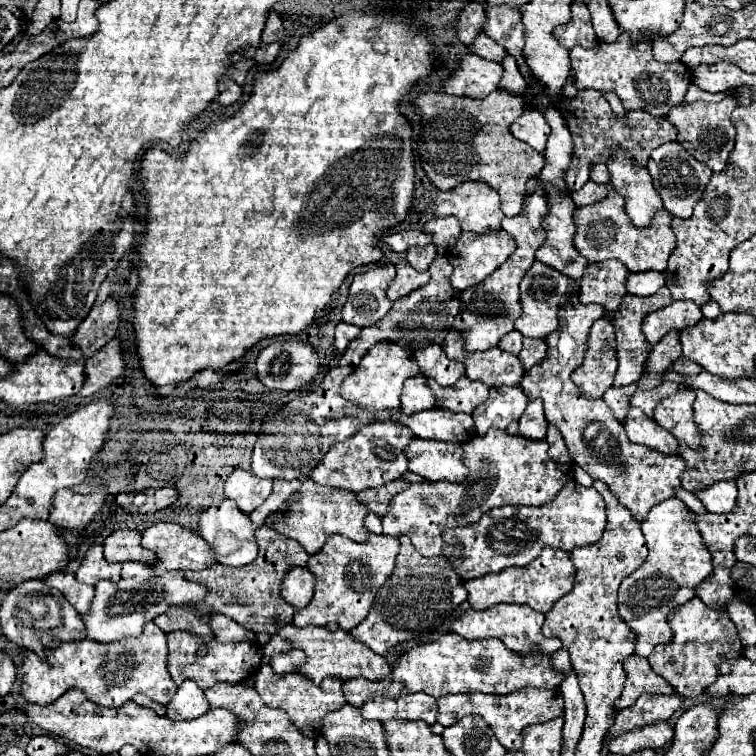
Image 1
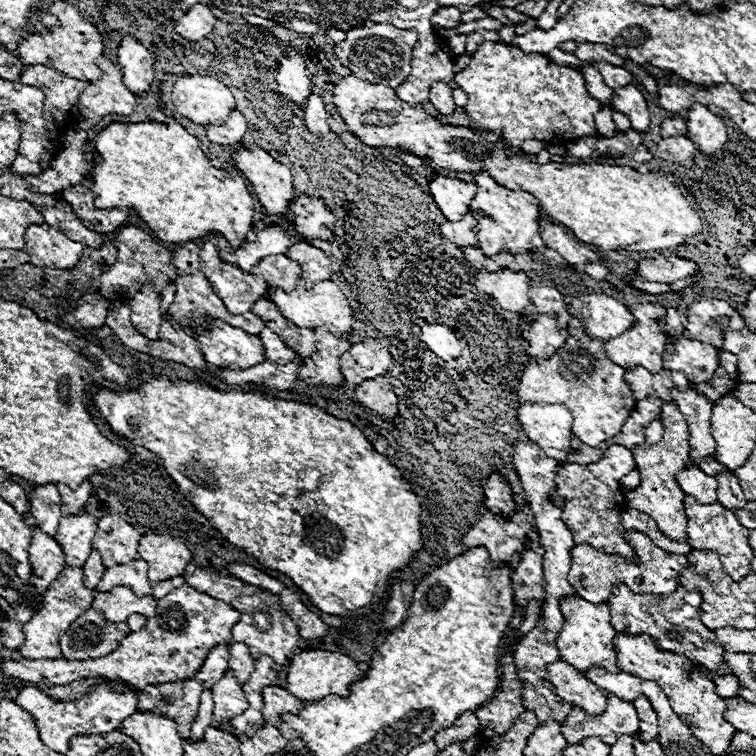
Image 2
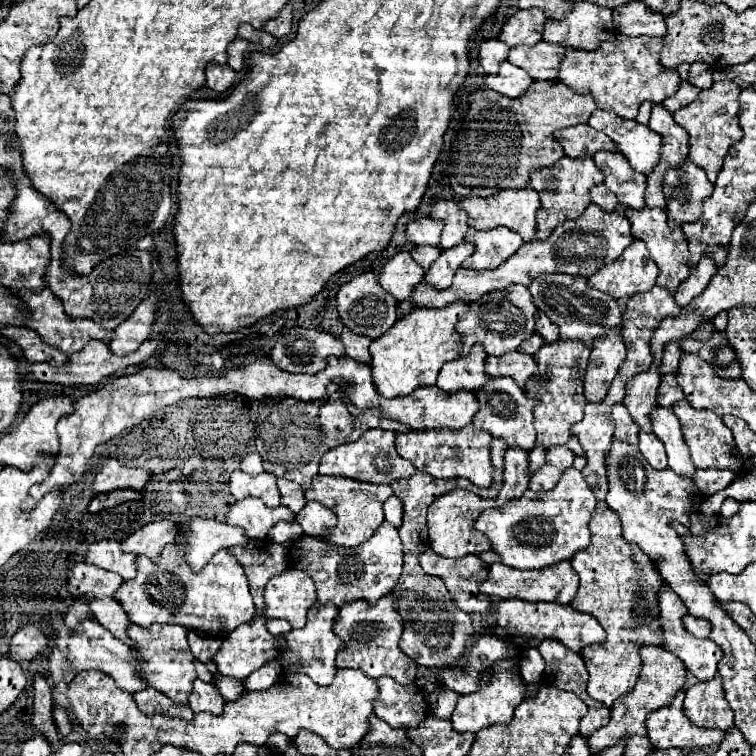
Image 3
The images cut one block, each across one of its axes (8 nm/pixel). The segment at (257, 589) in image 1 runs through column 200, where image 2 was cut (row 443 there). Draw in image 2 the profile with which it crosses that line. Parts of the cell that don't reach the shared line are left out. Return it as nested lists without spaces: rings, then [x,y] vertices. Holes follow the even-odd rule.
[[[572,436],[572,438],[570,438],[570,450],[568,450],[566,462],[568,462],[568,464],[594,464],[594,462],[598,462],[598,460],[604,456],[606,448],[612,446],[612,442],[614,442],[614,440],[604,442],[604,444],[596,446],[596,448],[590,448],[590,446],[582,444],[576,436]]]

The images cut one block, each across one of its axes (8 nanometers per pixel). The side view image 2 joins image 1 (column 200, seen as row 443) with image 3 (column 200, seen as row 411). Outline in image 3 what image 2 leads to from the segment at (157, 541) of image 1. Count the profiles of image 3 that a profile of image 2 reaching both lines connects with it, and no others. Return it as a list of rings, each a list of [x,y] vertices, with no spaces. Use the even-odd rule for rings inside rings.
[[[194,518],[190,520],[190,524],[180,524],[176,538],[182,538],[182,536],[186,536],[186,562],[196,572],[220,548],[248,544],[248,536],[244,536],[242,528],[208,520],[208,518]]]

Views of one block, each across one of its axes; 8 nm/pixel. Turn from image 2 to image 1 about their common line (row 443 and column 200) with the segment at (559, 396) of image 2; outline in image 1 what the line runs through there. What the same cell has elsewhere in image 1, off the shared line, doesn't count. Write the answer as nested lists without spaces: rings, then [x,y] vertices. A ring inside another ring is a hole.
[[[124,562],[122,564],[122,578],[118,584],[114,582],[100,582],[96,584],[96,594],[92,600],[92,608],[88,614],[82,616],[88,638],[98,642],[112,642],[130,636],[140,636],[146,622],[154,620],[158,614],[168,612],[172,606],[194,606],[208,596],[208,588],[204,584],[194,584],[186,580],[184,572],[164,572],[156,576],[152,566],[142,562]]]

